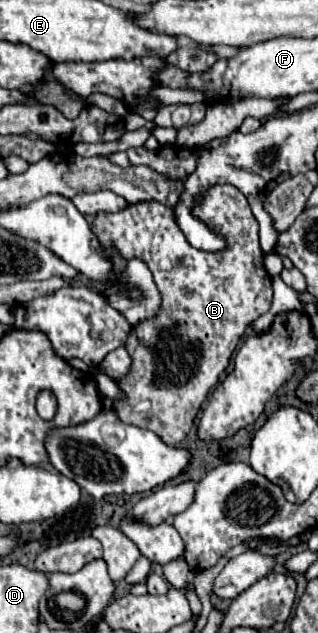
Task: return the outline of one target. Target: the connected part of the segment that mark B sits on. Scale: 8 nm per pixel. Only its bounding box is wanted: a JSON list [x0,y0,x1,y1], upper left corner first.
[91,185,273,445]

